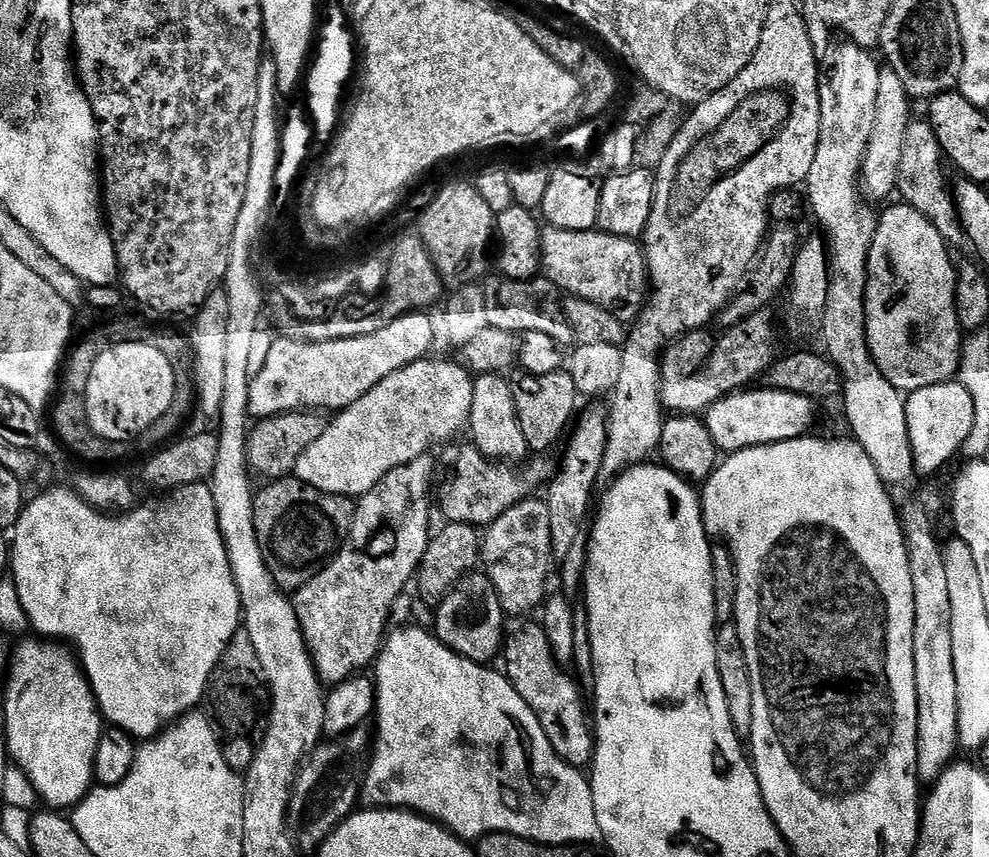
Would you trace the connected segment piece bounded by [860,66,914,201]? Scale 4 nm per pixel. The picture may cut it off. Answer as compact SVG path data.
M881 67L878 78L878 110L874 114L874 134L866 146L864 161L860 167L860 183L867 199L884 200L897 191L898 170L902 166L902 146L906 142L908 125L913 123L912 104L902 78L892 68Z

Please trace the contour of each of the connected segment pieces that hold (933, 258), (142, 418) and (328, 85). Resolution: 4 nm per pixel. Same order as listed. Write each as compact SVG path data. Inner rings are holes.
M903 202L879 213L874 242L868 255L870 303L866 316L870 321L870 347L876 365L894 387L901 392L917 392L919 388L949 383L957 375L962 329L956 313L957 265L952 265L949 245L942 234L918 210Z
M117 342L94 362L90 382L84 384L84 413L96 436L107 440L131 441L152 428L177 396L176 375L166 358L153 344Z
M332 7L328 12L328 21L323 21L318 32L318 47L314 59L306 72L306 88L308 84L308 108L312 111L312 124L320 136L331 137L337 131L336 114L342 90L354 68L354 36L346 26L346 16L343 10Z

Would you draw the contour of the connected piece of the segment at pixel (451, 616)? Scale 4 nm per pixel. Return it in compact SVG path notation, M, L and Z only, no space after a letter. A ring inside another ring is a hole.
M473 570L462 577L456 583L456 587L439 601L437 608L440 608L436 612L436 628L434 627L437 640L441 640L447 648L454 650L458 655L473 660L475 664L488 666L493 663L492 659L495 656L497 659L499 650L505 646L506 615L499 604L495 586L483 571Z

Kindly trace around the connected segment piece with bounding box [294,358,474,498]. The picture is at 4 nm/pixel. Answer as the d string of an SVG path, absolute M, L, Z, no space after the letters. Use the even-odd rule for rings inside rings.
M425 358L402 370L394 370L390 378L382 378L358 402L343 409L335 421L329 423L327 430L298 458L295 479L303 484L314 486L335 496L359 498L365 496L390 470L403 464L414 462L414 458L425 455L435 444L448 440L460 427L470 421L470 410L474 406L474 376L463 364L452 360L432 360Z

